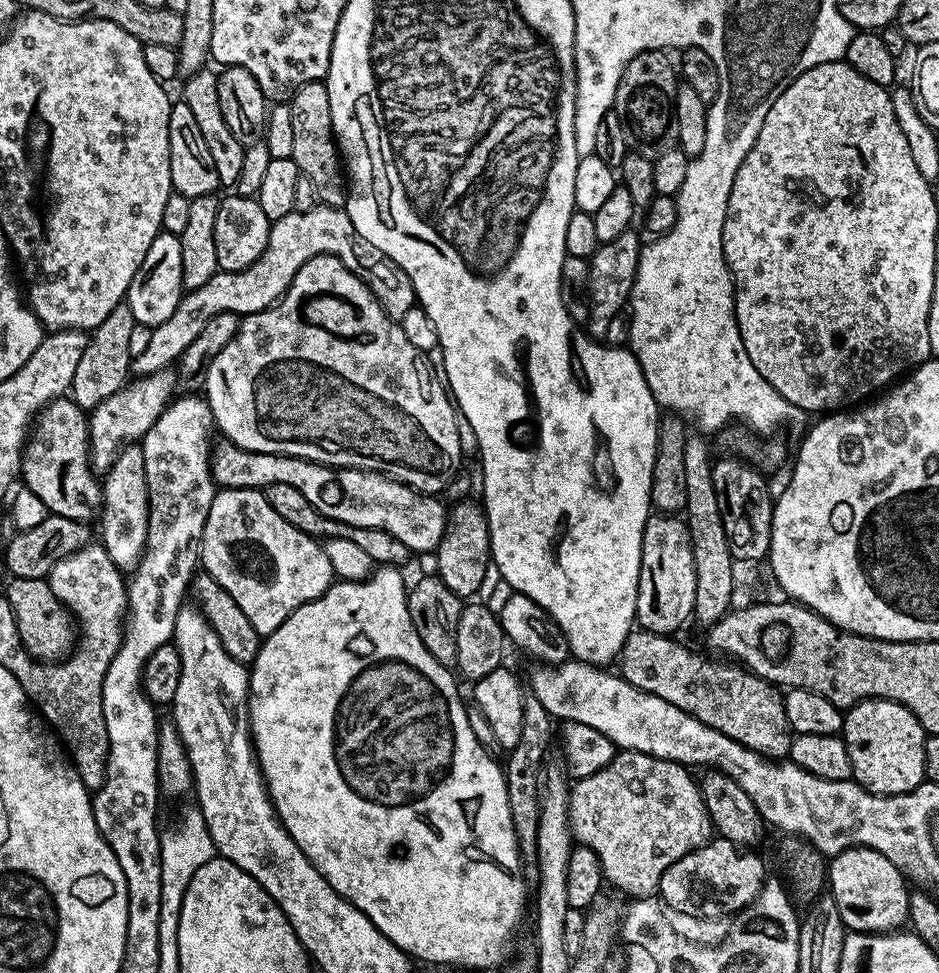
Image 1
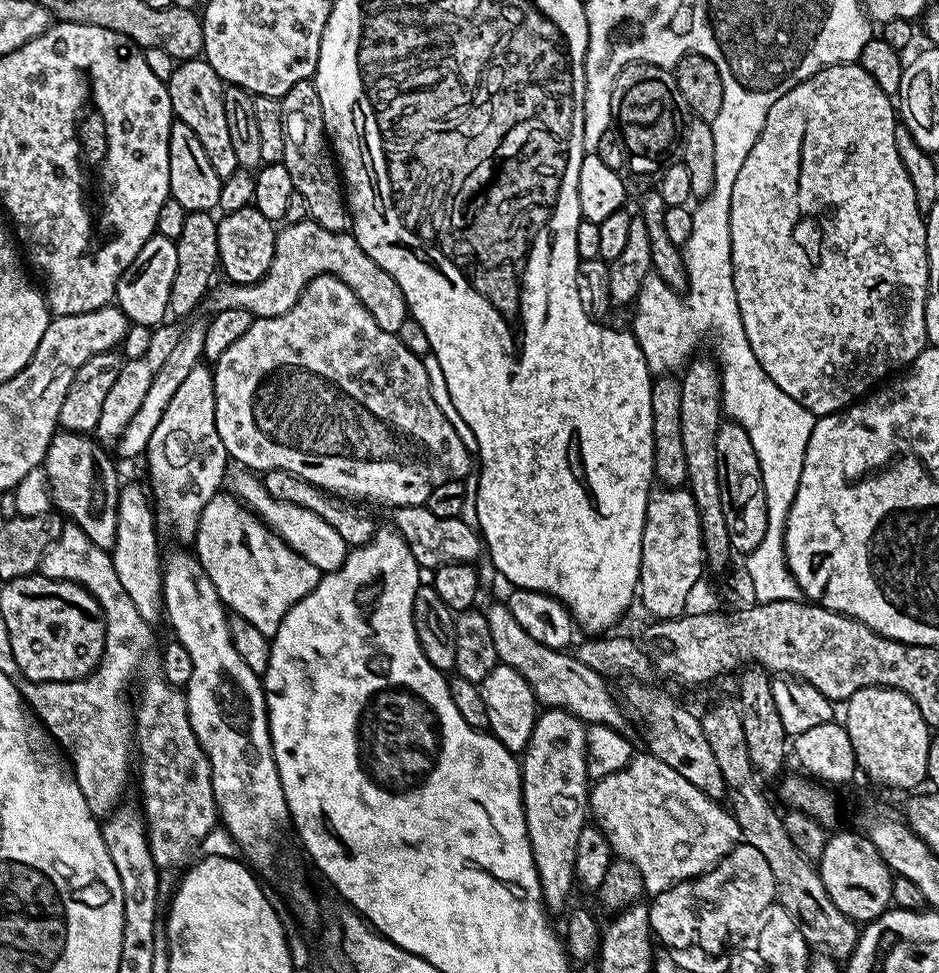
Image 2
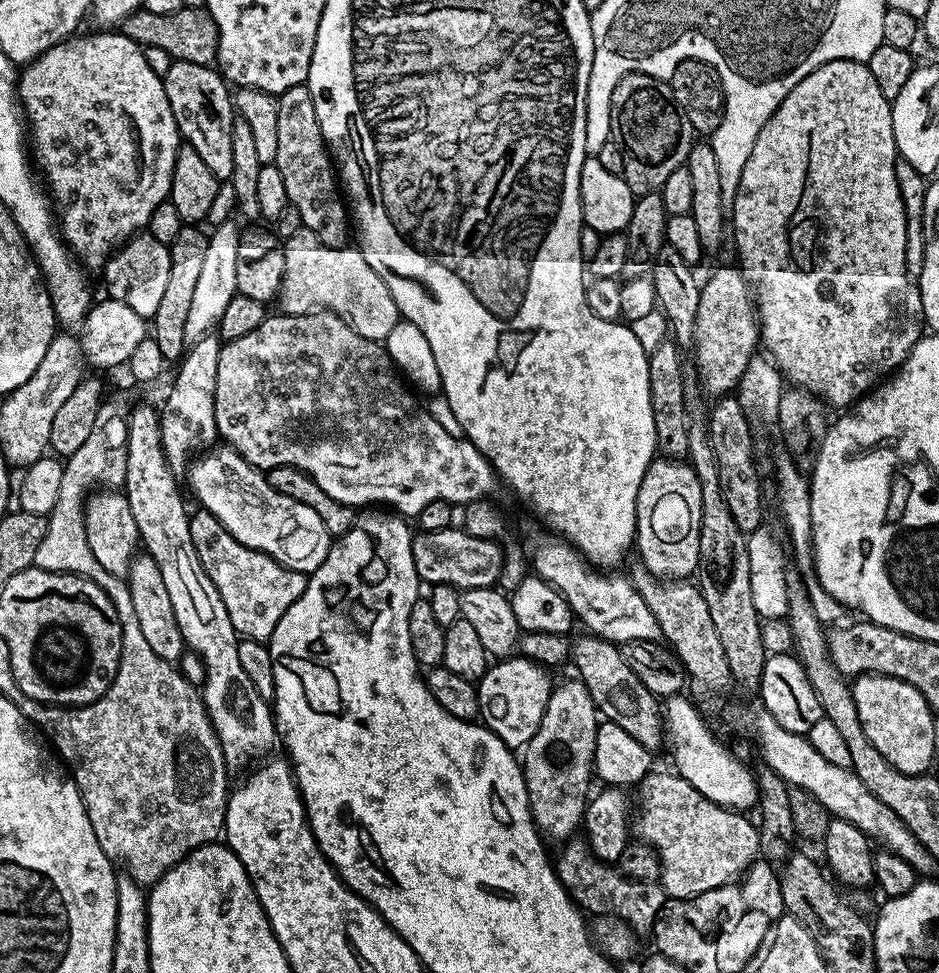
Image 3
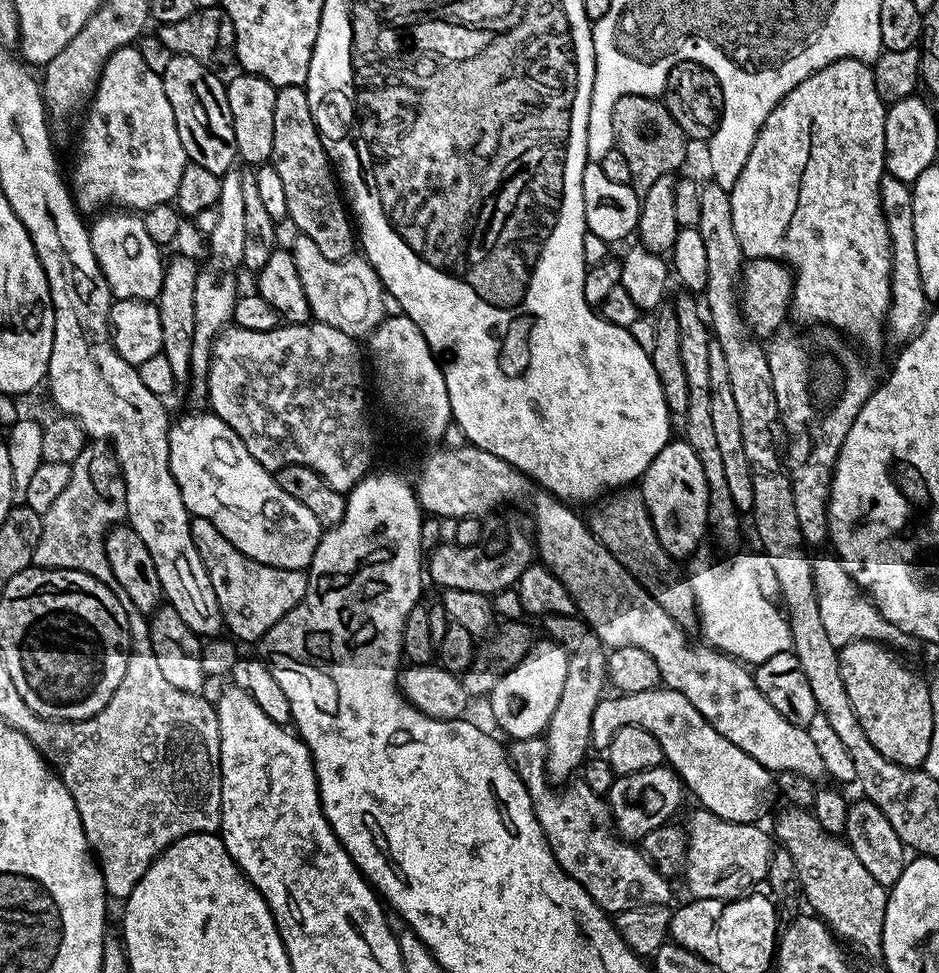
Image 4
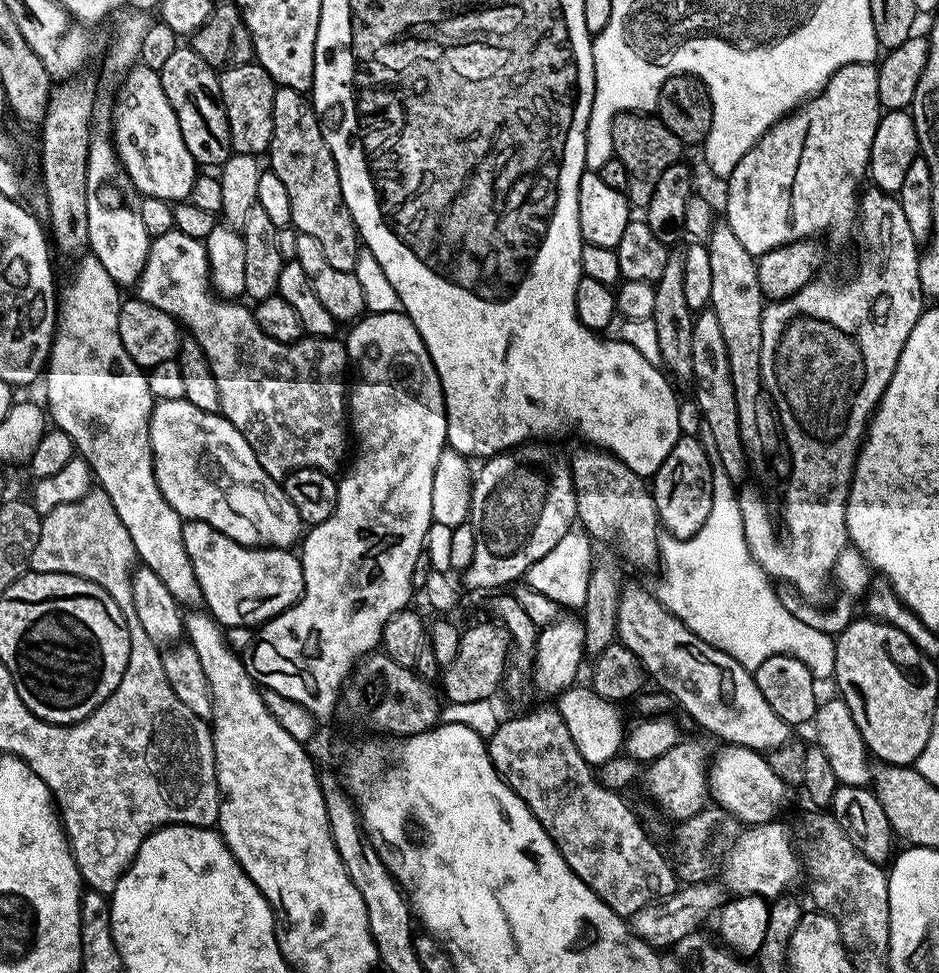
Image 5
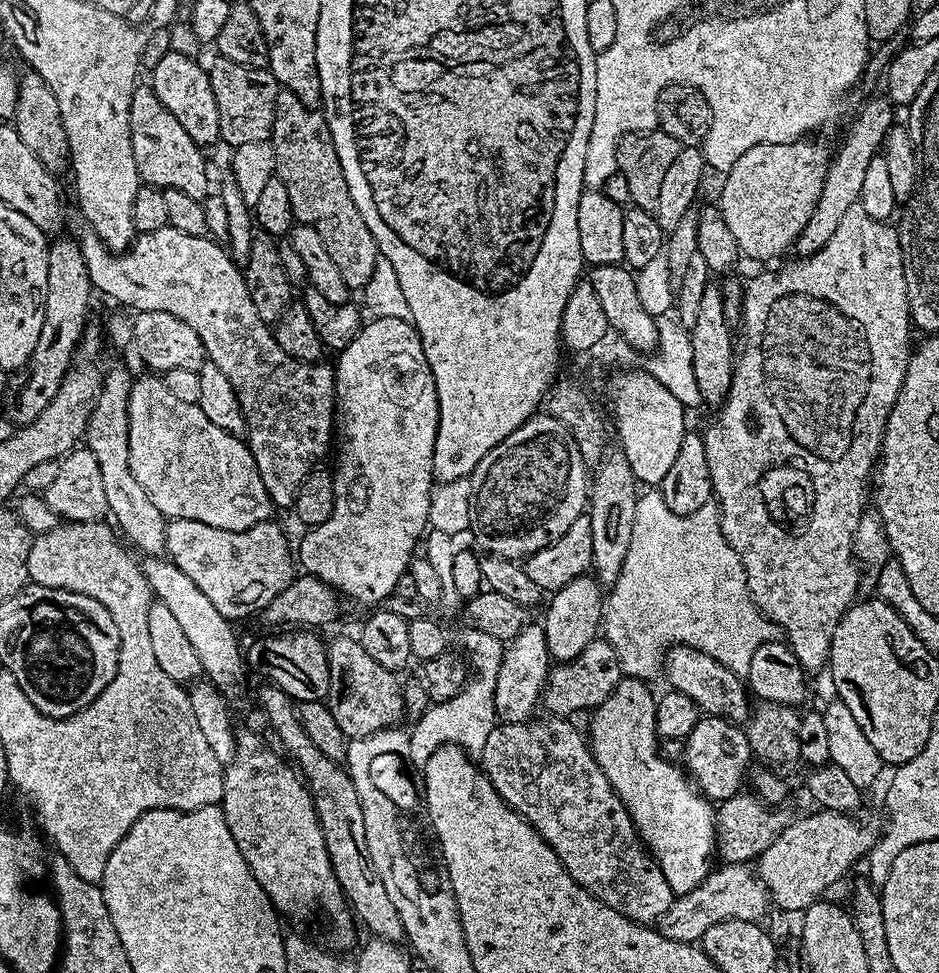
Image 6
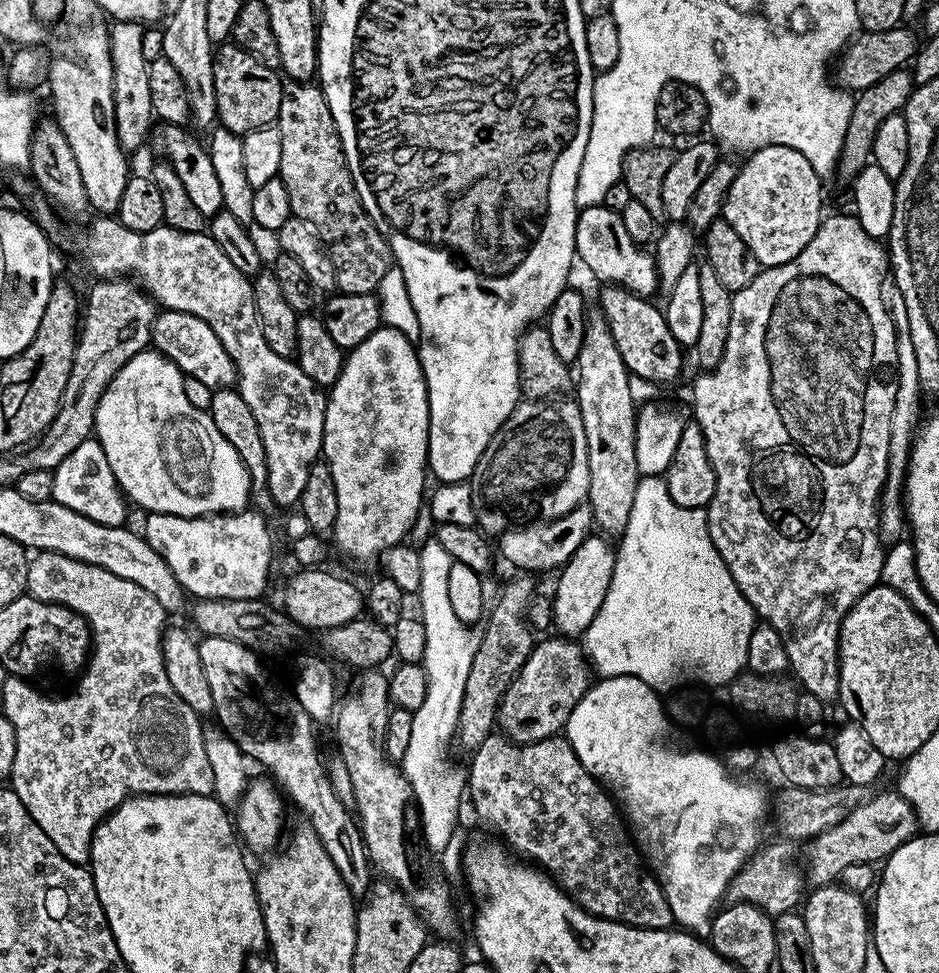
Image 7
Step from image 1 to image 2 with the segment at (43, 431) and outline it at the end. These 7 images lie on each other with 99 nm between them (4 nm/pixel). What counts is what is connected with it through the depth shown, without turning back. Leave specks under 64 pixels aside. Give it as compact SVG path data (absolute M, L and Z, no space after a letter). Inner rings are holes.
M58 430L52 435L42 467L52 488L55 511L77 524L94 546L111 550L114 530L118 526L118 494L122 479L116 473L115 462L103 451L107 452L91 435Z

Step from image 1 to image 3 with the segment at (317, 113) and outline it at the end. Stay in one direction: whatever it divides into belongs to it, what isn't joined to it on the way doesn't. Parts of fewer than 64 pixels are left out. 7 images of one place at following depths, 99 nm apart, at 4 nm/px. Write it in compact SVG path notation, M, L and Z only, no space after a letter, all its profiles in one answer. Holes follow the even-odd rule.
M307 83L279 93L276 105L278 106L278 154L275 165L278 174L282 174L282 182L286 182L288 203L294 206L294 210L298 210L301 225L307 231L314 233L318 242L331 248L345 247L349 243L350 212L346 207L345 197L338 187L338 172L334 167L328 145L324 142L318 114L314 114L314 98L310 98Z

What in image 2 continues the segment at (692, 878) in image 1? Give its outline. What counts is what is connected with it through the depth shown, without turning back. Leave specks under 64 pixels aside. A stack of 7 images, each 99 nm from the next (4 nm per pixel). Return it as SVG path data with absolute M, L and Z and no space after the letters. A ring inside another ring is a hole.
M743 842L702 875L675 884L670 890L651 897L648 917L652 935L668 948L688 948L697 944L711 954L719 953L728 940L739 941L753 931L760 917L776 900L774 873L759 850Z

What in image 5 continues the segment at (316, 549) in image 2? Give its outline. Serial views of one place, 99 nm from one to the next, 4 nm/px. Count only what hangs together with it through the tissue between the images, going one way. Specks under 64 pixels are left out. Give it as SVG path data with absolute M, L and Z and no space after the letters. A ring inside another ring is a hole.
M229 421L224 424L156 424L150 422L152 461L156 464L156 481L170 506L185 521L201 520L214 530L226 534L247 548L291 549L292 543L302 536L302 525L294 502L286 498L277 477L266 474L250 446L237 428Z

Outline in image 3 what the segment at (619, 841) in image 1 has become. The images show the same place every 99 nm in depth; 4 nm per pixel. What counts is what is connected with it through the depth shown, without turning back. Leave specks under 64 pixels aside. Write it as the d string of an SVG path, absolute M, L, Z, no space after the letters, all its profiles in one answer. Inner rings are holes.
M653 770L648 773L645 780L641 780L638 785L638 791L640 791L640 813L635 813L634 816L634 832L636 832L641 841L645 844L649 844L650 847L655 848L657 855L660 856L660 879L658 881L661 888L664 890L665 897L674 900L689 900L694 898L698 894L706 894L706 890L714 890L715 888L721 888L724 884L731 884L741 874L747 872L749 866L752 865L752 861L757 859L760 851L760 830L755 823L752 824L747 820L747 815L741 814L739 811L733 811L728 807L720 807L709 798L703 797L680 775L677 775L675 771L669 770L669 772L659 772L659 770Z

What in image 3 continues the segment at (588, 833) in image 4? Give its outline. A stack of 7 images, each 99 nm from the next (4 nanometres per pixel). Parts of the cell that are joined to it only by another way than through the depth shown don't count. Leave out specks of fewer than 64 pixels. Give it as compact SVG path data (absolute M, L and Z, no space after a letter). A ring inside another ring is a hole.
M572 838L563 845L560 857L555 857L556 877L568 891L577 908L593 917L613 916L628 923L636 934L651 933L658 914L664 908L666 897L659 883L631 880L623 876L619 867L602 862L590 850L587 840Z

